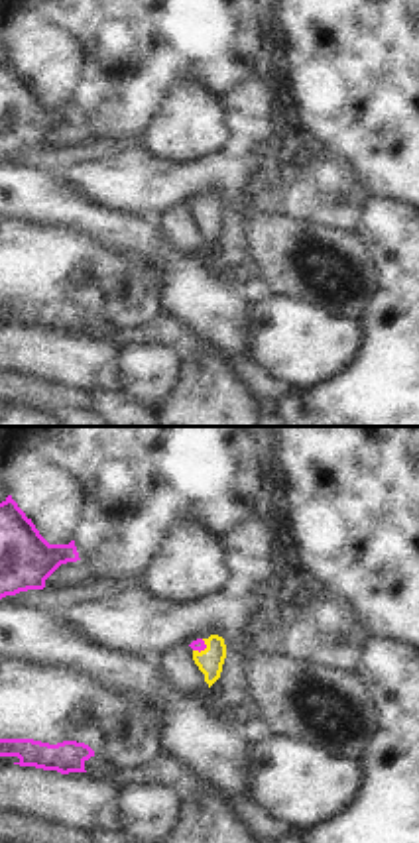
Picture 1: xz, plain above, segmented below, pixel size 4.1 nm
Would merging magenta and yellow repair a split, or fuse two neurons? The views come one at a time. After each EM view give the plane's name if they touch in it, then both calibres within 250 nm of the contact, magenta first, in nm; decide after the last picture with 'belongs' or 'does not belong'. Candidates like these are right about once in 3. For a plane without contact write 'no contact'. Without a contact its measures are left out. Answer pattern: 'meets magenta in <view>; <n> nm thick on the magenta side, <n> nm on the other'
meets magenta in xz; 50 nm thick on the magenta side, 110 nm on the other

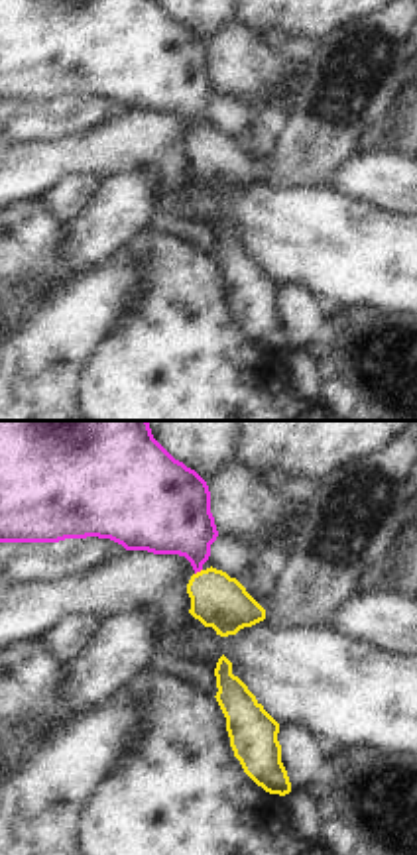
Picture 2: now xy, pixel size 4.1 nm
meets magenta in xy; 320 nm thick on the magenta side, 220 nm on the other

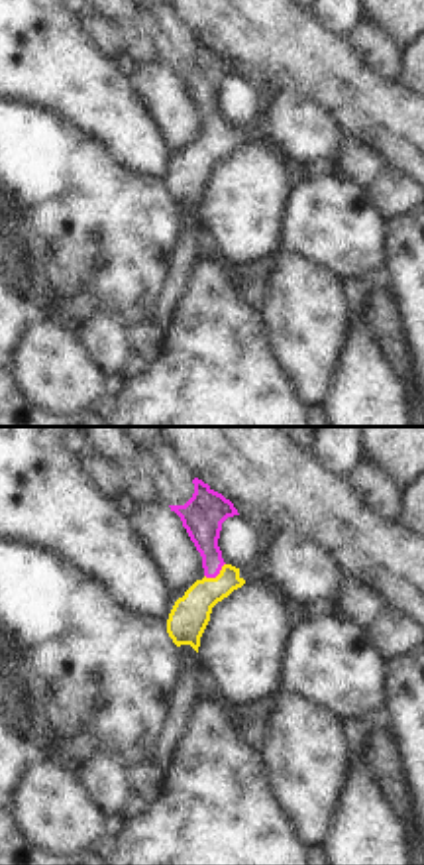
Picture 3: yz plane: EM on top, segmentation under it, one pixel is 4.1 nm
meets magenta in yz; 170 nm thick on the magenta side, 160 nm on the other

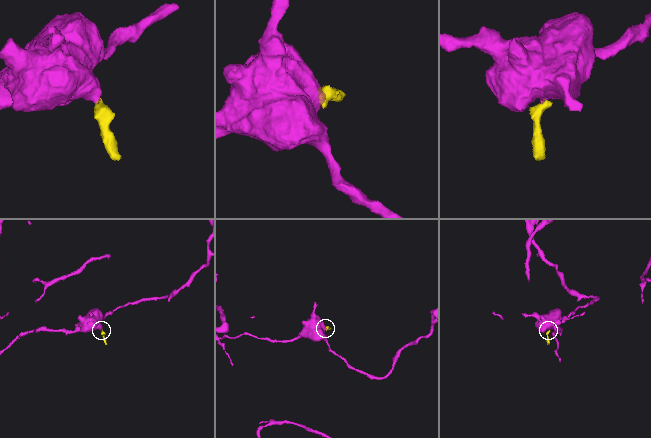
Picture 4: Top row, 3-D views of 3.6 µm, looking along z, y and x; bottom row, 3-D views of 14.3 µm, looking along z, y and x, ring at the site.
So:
belongs

